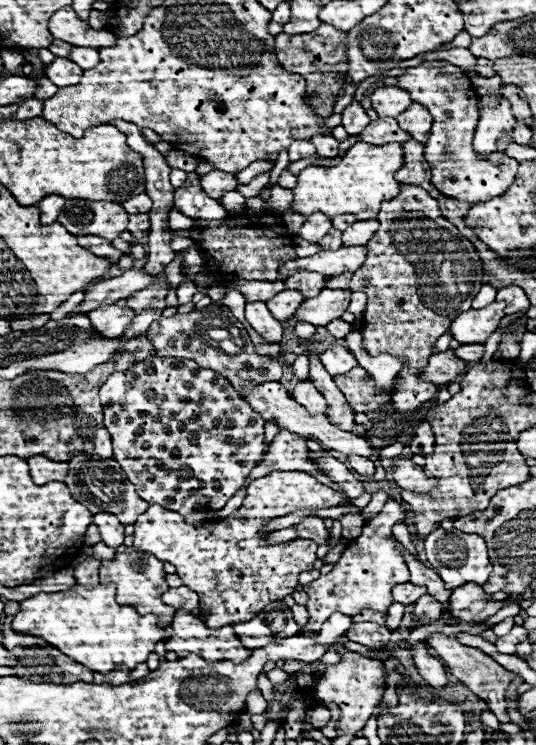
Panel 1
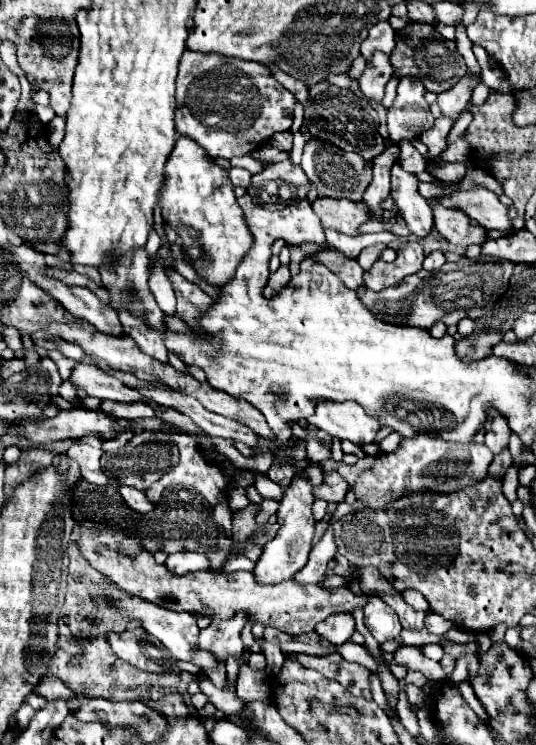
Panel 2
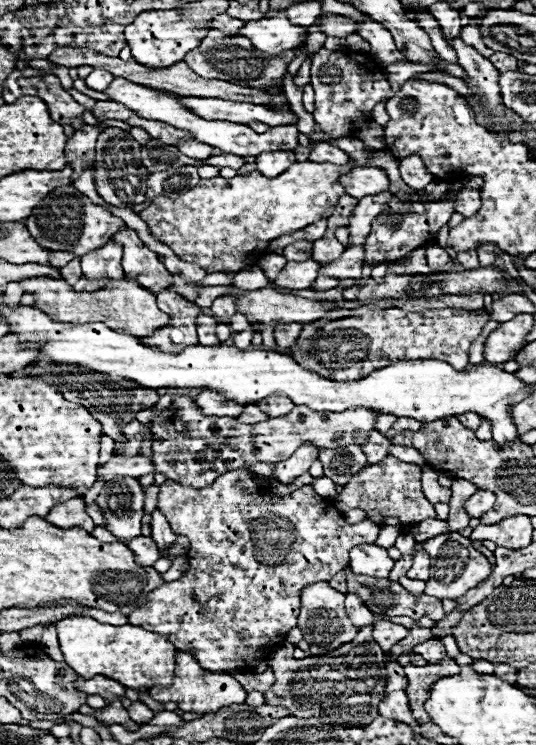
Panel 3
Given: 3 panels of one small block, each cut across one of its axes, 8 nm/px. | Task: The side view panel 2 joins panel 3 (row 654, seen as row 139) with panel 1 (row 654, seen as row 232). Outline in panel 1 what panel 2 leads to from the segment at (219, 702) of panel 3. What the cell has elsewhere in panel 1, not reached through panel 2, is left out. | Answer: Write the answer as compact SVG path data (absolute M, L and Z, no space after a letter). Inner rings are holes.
M182 610L176 612L174 622L172 622L172 630L174 630L174 634L166 640L166 650L176 652L180 658L182 658L182 656L188 656L188 654L198 654L198 656L202 656L202 658L208 660L208 662L230 660L230 662L234 662L234 664L240 664L240 662L244 662L246 658L250 658L250 652L252 652L252 650L248 650L248 648L242 646L242 642L240 642L240 638L236 636L236 632L234 632L232 626L222 626L220 630L206 628L204 622L202 622L198 616L188 614L186 610L184 610L184 612L182 612Z

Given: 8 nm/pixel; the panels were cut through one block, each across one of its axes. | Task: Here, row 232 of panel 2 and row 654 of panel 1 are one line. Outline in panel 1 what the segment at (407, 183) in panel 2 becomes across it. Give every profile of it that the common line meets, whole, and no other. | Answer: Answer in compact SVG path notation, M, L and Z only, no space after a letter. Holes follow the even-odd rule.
M418 642L416 646L412 646L410 654L414 658L414 664L418 668L418 674L422 676L422 680L428 686L432 686L436 690L442 690L448 684L448 670L444 668L444 664L438 658L434 658L434 656L428 654L426 644Z

